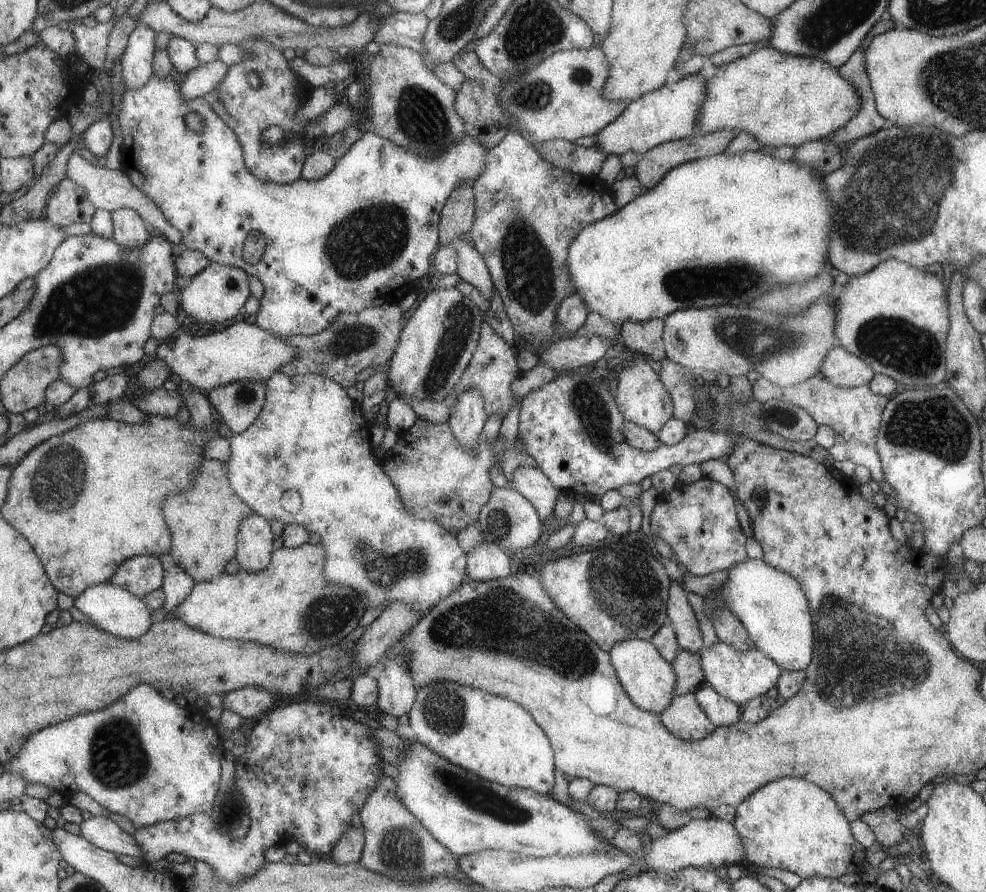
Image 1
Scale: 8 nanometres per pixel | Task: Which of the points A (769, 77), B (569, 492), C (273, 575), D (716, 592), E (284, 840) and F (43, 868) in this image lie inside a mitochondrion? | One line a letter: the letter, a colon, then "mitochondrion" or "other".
A: other
B: other
C: other
D: other
E: other
F: other

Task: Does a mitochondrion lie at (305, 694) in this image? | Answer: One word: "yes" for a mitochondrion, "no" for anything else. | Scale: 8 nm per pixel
no

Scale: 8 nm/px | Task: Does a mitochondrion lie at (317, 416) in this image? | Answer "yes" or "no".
no

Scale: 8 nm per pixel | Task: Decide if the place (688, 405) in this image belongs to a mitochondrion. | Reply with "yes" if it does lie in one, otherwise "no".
no

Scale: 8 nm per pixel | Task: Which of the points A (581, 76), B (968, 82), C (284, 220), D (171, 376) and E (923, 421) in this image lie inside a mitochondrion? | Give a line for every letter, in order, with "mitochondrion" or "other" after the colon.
A: mitochondrion
B: mitochondrion
C: other
D: other
E: mitochondrion

